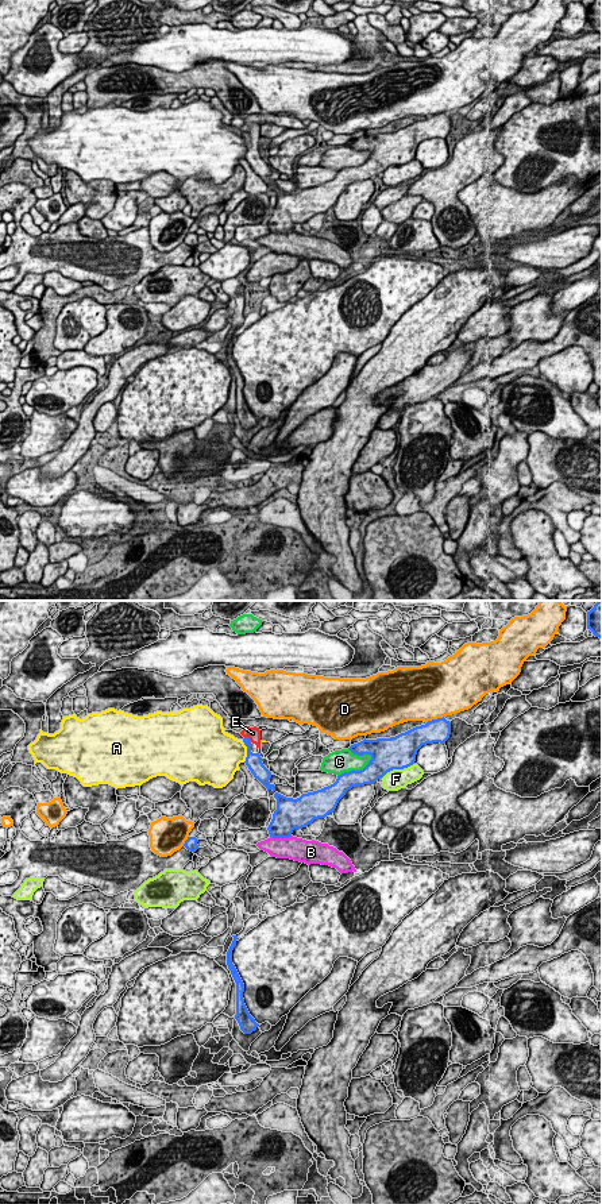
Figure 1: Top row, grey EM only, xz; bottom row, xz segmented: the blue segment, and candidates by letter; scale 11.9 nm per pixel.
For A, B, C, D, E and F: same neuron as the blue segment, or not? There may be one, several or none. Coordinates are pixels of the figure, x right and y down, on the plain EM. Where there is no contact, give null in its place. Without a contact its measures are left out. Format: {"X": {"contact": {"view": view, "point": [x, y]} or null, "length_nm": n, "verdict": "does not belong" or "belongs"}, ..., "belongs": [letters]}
{"A": {"contact": {"view": "xz", "point": [247, 146]}, "length_nm": 280, "verdict": "does not belong"}, "B": {"contact": {"view": "xz", "point": [281, 232]}, "length_nm": 280, "verdict": "does not belong"}, "C": {"contact": {"view": "xz", "point": [355, 166]}, "length_nm": 480, "verdict": "does not belong"}, "D": {"contact": {"view": "xz", "point": [435, 115]}, "length_nm": 240, "verdict": "does not belong"}, "E": {"contact": {"view": "xz", "point": [249, 134]}, "length_nm": 120, "verdict": "belongs"}, "F": {"contact": {"view": "xz", "point": [397, 163]}, "length_nm": 420, "verdict": "does not belong"}, "belongs": ["E"]}

